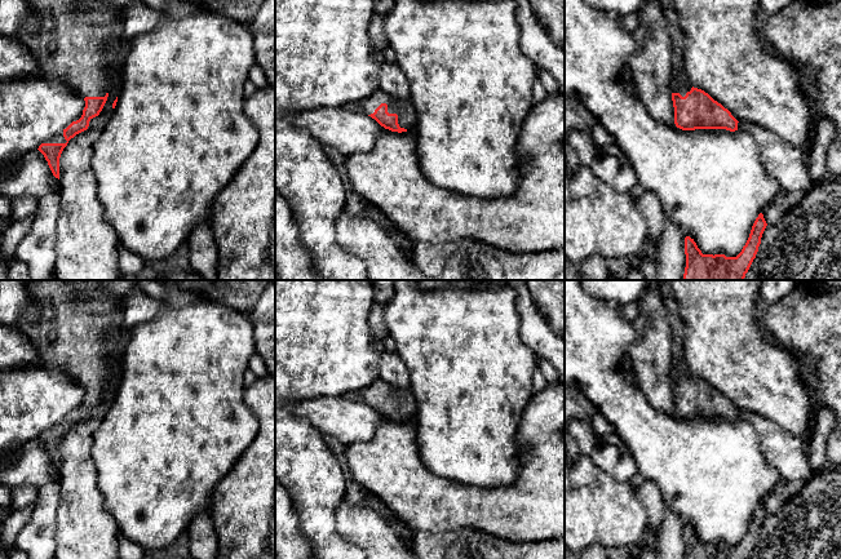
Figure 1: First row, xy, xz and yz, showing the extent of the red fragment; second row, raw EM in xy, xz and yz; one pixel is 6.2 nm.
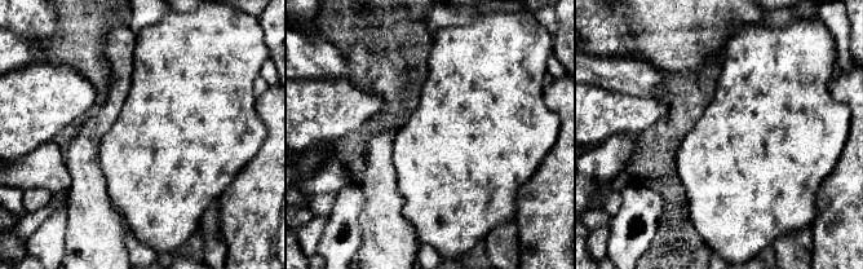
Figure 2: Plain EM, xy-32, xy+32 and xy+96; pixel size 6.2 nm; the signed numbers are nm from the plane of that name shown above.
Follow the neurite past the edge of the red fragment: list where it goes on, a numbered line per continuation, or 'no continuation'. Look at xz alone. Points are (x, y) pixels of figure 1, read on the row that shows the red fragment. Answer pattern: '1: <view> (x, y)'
1: xz (407, 116)

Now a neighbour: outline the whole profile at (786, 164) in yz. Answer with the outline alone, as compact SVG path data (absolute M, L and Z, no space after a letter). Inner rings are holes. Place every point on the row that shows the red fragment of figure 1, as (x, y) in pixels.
M739 121L738 129L754 138L767 176L780 185L782 191L807 192L816 186L807 168L806 148L793 147L771 130L751 123Z

